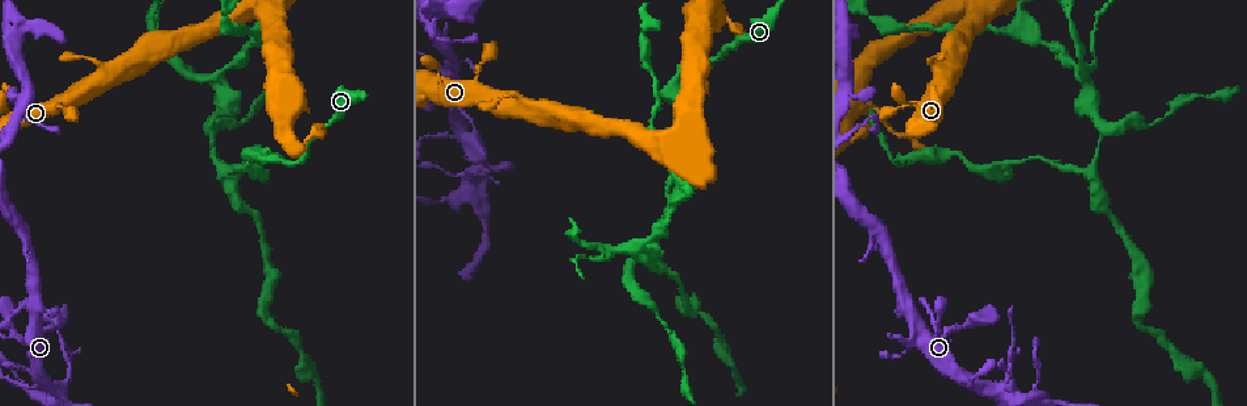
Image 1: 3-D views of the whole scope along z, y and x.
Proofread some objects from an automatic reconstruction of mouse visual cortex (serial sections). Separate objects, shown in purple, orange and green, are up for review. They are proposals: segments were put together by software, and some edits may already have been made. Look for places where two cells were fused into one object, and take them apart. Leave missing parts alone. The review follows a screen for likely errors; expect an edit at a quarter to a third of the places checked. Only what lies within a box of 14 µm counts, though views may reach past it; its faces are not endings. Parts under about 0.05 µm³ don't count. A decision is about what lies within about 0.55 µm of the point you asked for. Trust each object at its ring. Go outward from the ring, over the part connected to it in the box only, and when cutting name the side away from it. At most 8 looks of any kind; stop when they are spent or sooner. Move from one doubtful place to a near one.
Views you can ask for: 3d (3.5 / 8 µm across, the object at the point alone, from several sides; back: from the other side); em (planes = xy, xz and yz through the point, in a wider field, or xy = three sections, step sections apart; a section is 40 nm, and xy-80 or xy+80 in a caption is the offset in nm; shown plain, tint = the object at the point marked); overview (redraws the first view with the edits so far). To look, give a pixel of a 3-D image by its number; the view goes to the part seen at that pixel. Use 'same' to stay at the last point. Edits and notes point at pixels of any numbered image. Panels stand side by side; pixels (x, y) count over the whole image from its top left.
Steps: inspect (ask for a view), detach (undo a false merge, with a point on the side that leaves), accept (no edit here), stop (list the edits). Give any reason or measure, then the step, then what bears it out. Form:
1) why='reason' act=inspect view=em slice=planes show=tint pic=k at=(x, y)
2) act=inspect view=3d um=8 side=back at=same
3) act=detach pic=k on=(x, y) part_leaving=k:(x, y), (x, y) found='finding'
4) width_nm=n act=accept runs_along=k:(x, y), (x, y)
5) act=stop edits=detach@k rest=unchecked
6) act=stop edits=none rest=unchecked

why='a narrow waist' act=inspect view=3d um=3.5 pic=1 at=(933, 55)

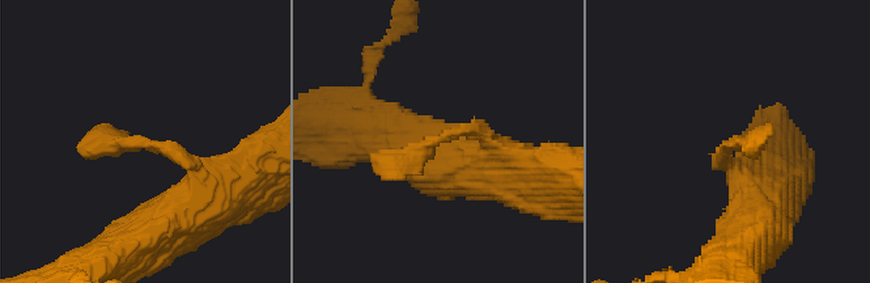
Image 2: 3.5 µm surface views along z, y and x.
act=inspect view=em slice=xy step=5 show=tint pic=2 at=(146, 142)

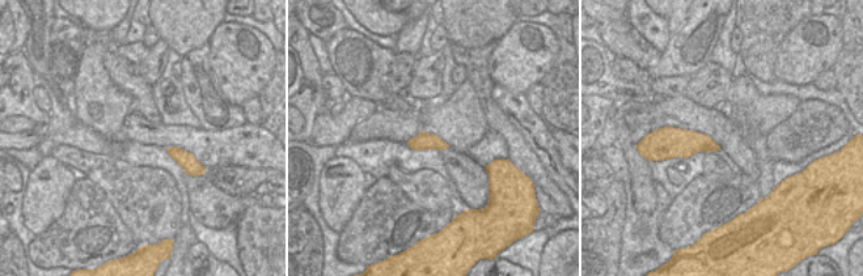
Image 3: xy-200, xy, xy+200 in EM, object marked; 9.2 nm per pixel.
act=accept runs_along=2:(204, 202), (181, 155), (80, 146) found='one cell here'

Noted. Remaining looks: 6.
why='calibre changes' act=inspect view=3d um=3.5 pic=1 at=(855, 108)

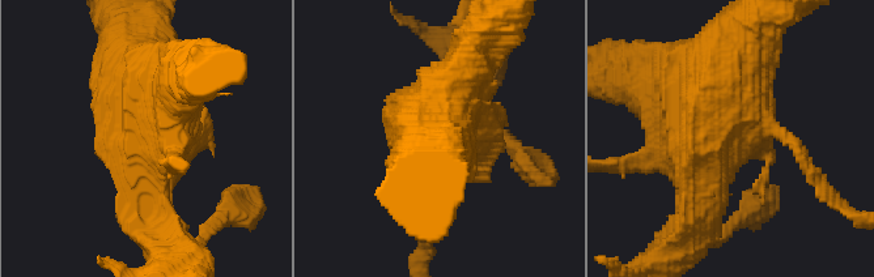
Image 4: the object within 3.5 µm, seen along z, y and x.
act=inspect view=em slice=xy step=5 show=tint pic=4 at=(742, 141)

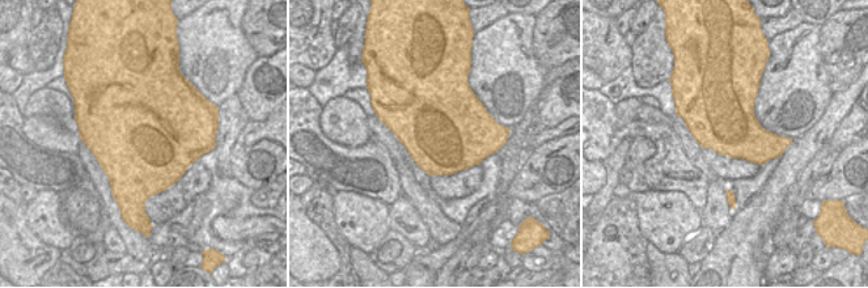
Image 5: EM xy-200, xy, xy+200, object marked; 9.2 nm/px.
act=accept runs_along=4:(730, 69), (728, 130), (767, 157), (764, 205) found='one cell here'

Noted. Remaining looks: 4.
why='abrupt turn' act=inspect view=3d um=3.5 pic=1 at=(719, 59)

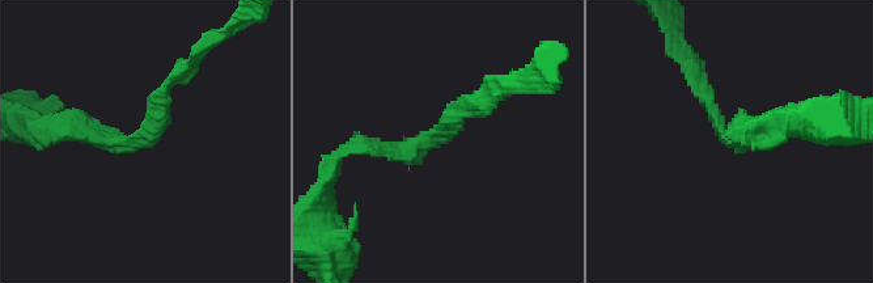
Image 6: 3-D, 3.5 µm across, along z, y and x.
arm_widths_nm=150,200 act=accept runs_along=6:(176, 76), (147, 140), (59, 132) found='one cell here'

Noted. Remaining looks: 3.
act=stop edits=none rest=unchecked

